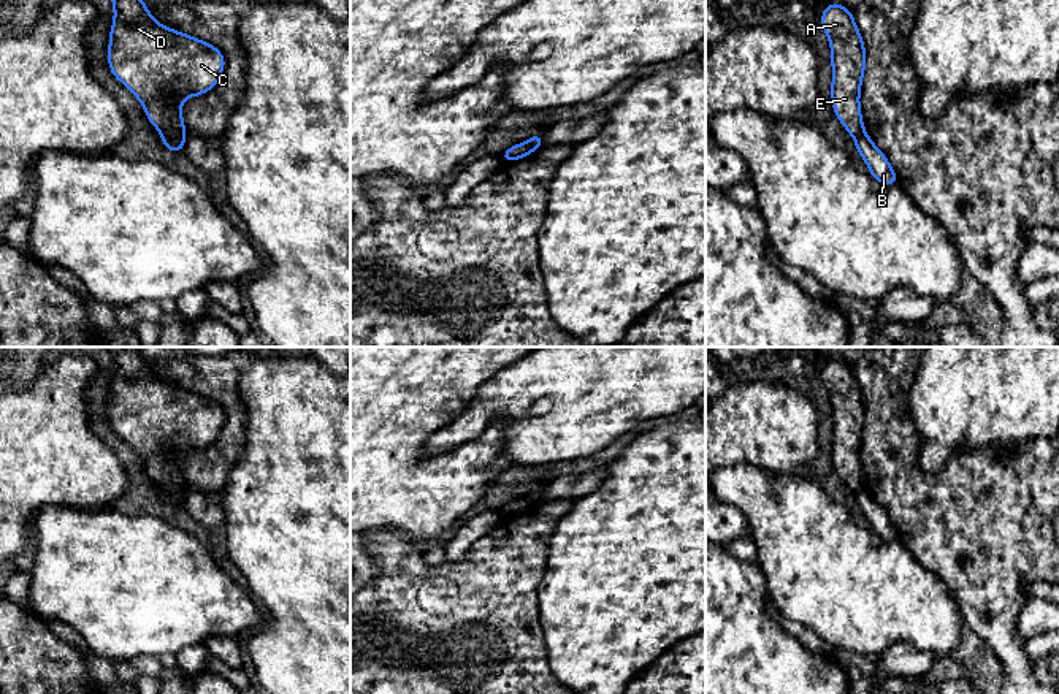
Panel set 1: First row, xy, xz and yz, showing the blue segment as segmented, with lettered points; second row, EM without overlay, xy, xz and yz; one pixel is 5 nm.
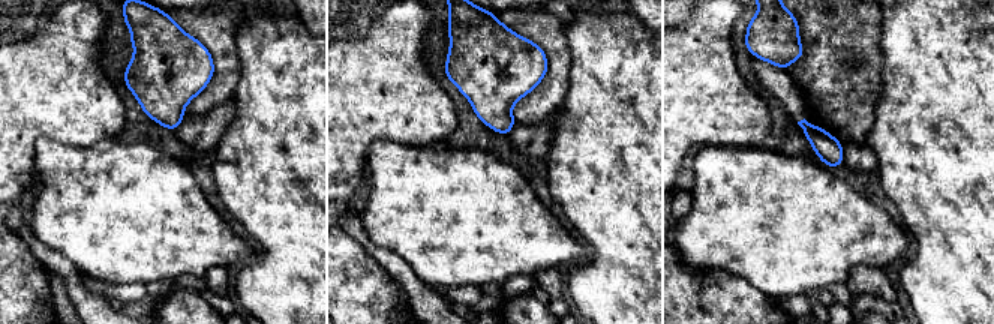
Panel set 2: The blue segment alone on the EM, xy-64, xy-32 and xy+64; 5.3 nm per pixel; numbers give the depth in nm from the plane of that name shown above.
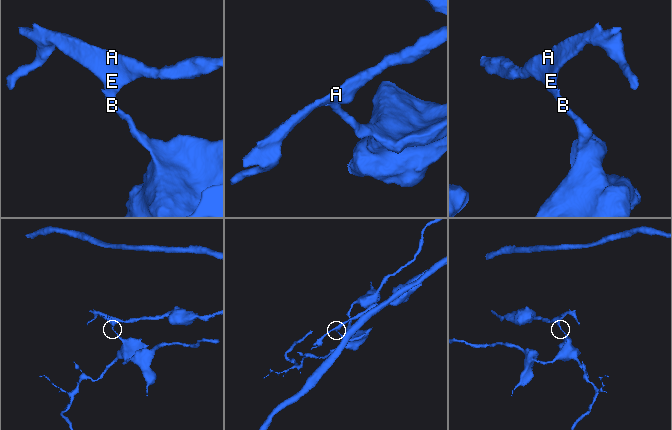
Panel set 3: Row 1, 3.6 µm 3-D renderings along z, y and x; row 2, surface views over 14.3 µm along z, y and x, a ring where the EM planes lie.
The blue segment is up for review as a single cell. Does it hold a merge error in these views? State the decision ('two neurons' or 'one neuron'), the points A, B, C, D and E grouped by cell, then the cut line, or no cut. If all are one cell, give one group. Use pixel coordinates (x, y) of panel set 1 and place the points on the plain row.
two neurons | A C D E / B | xy (160, 485), (184, 495)

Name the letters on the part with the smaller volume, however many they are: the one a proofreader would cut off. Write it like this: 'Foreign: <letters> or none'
Foreign: A, C, D, E

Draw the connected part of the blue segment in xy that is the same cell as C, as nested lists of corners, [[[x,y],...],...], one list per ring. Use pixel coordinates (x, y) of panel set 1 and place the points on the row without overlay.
[[[108,347],[114,377],[108,418],[162,488],[185,494],[181,458],[217,440],[224,409],[212,399],[159,379],[135,347]]]

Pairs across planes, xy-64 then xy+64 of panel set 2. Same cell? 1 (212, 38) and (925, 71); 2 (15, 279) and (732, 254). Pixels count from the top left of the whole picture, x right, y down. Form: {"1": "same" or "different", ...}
{"1": "different", "2": "different"}

